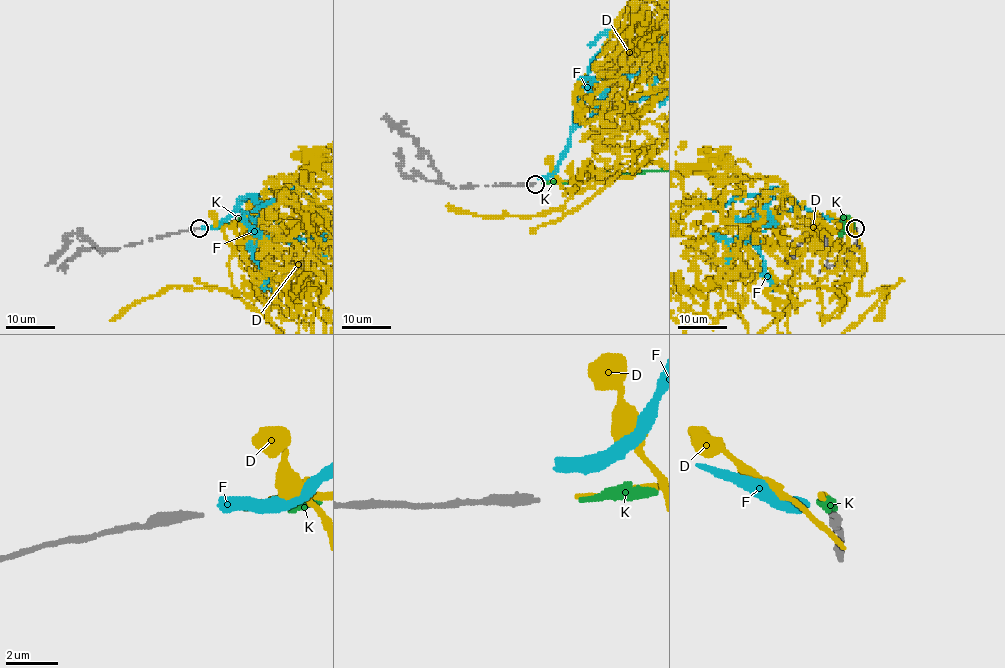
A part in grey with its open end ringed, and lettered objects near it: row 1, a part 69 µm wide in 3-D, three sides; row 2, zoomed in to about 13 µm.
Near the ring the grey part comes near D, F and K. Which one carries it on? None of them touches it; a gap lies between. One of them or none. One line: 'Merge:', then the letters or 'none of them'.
Merge: D

